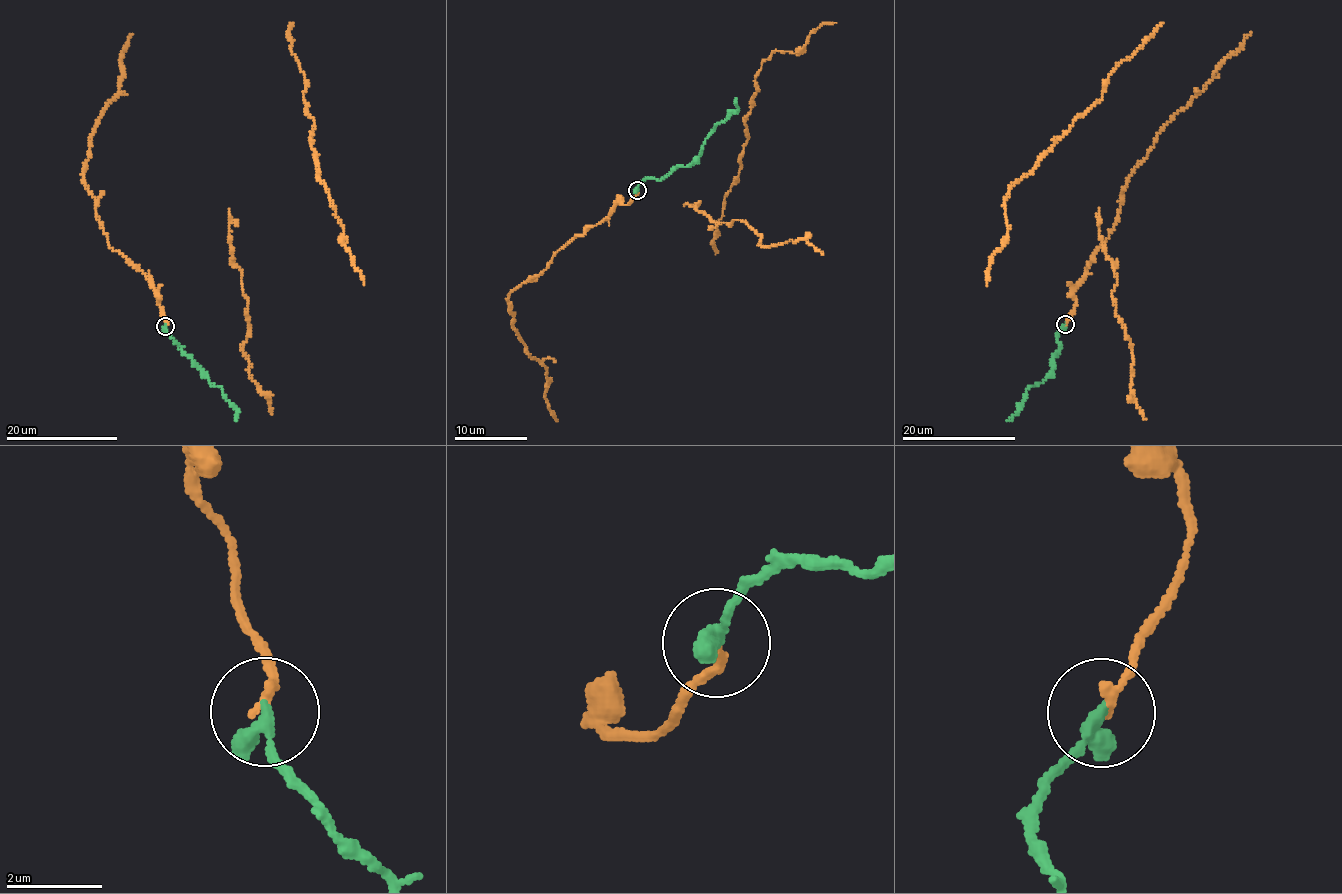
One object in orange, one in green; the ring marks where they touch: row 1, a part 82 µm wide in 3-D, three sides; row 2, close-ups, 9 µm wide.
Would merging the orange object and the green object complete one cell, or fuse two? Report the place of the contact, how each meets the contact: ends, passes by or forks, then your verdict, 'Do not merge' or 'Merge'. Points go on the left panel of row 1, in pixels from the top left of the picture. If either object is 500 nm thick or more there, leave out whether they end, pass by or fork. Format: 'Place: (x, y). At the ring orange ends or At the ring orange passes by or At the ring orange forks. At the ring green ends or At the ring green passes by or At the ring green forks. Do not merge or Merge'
Place: (165, 326). At the ring orange ends. At the ring green ends. Merge

